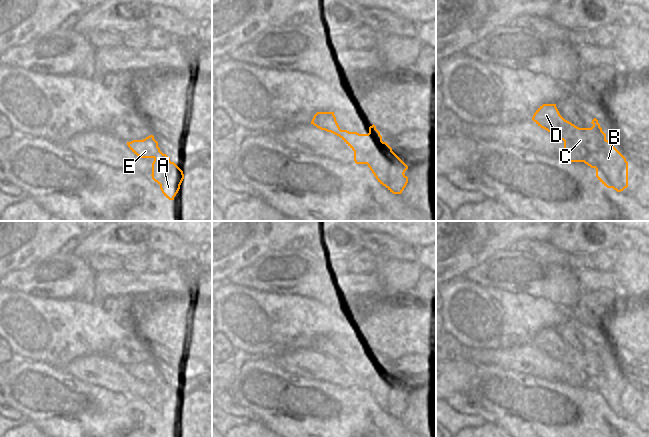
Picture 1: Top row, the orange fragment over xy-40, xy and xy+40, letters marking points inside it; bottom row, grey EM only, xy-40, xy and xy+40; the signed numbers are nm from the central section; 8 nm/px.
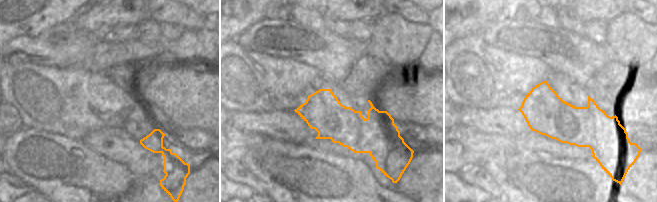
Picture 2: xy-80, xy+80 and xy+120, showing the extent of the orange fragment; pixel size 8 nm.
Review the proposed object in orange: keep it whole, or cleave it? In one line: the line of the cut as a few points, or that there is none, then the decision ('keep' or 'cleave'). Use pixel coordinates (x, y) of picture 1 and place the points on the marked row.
cut in xy+40 along (606, 140), (598, 151), (590, 153), (583, 161); cleave

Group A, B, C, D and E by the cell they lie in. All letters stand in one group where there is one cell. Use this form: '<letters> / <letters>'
A B / C D E

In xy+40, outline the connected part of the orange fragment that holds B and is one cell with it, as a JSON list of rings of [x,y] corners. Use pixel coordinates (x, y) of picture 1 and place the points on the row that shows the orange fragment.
[[[608,140],[599,152],[589,154],[584,163],[596,169],[596,177],[607,188],[621,192],[628,187],[628,162]]]

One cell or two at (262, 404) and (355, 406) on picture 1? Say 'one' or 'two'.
one

